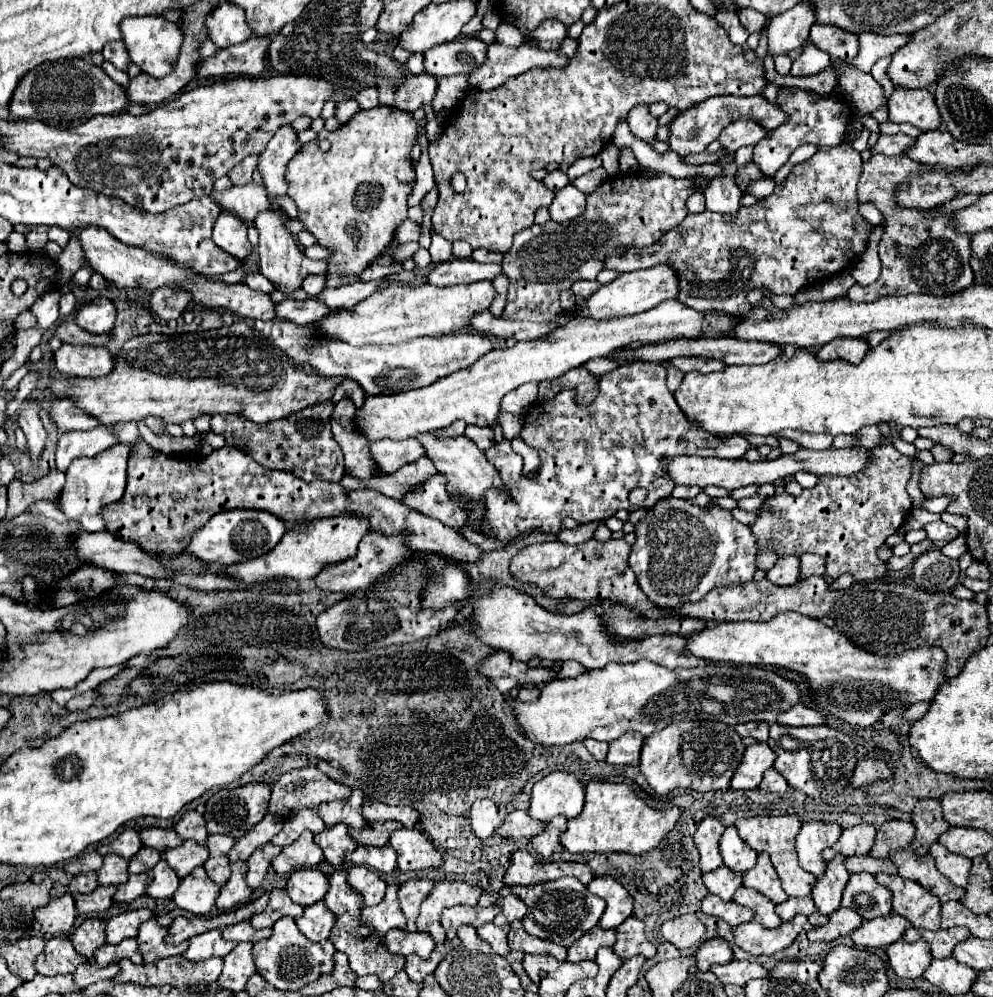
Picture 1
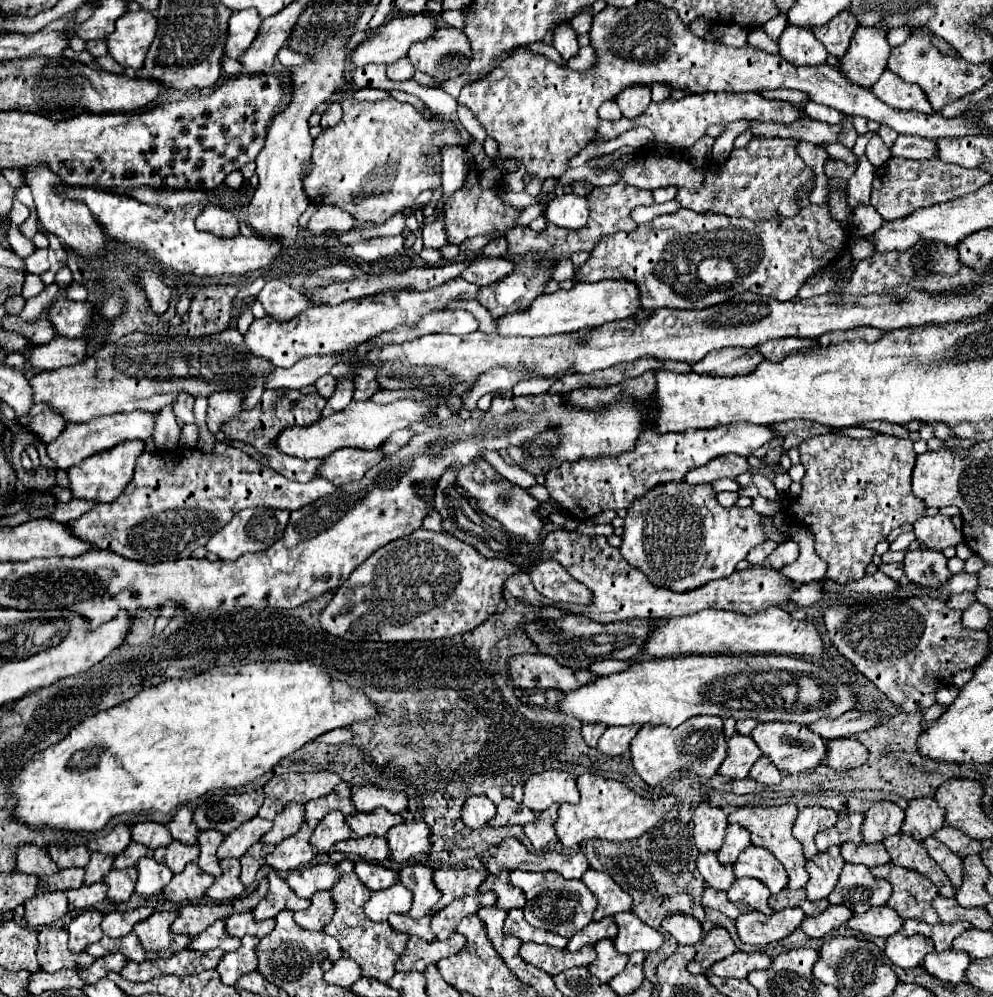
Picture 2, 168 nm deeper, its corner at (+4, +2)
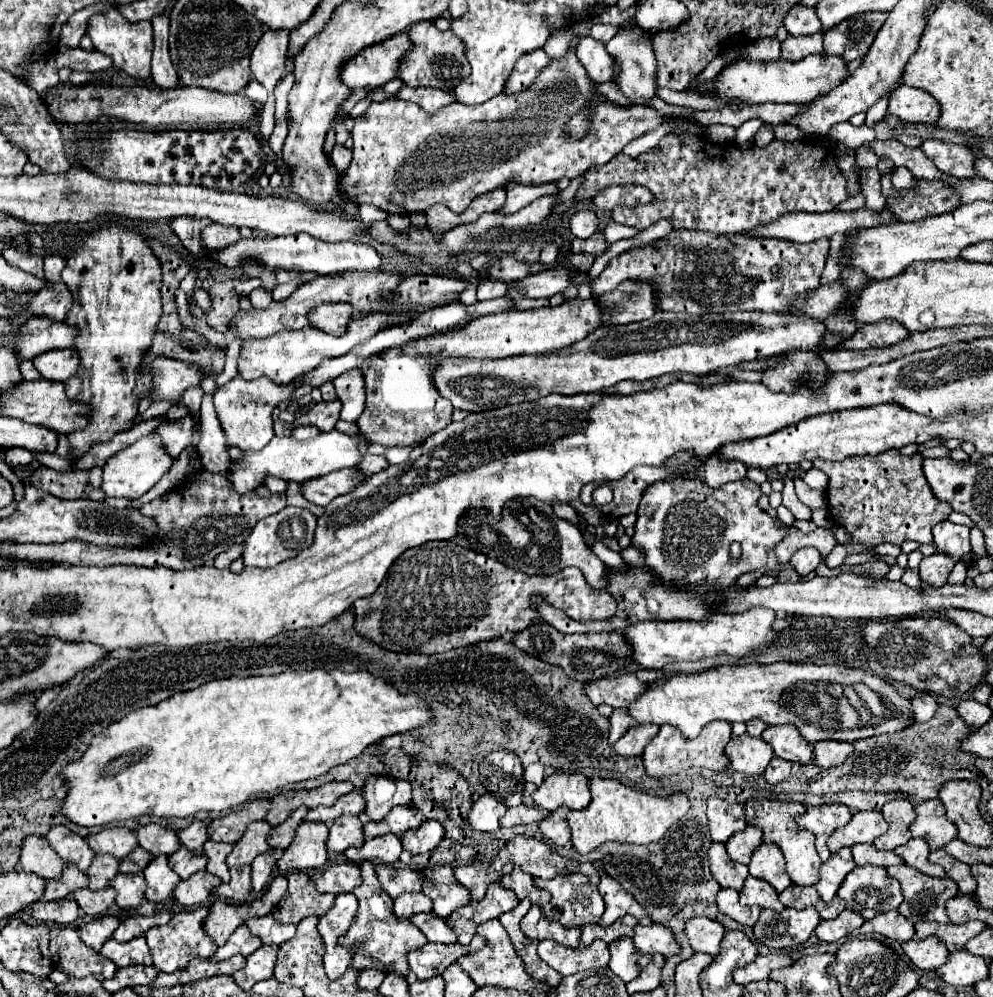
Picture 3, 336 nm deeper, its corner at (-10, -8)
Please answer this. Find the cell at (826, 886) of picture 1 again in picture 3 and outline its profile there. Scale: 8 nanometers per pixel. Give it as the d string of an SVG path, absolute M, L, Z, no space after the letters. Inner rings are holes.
M842 848L842 850L834 852L830 856L830 860L824 862L820 868L820 880L816 882L816 890L818 890L820 898L824 902L830 902L836 896L838 886L842 884L846 874L854 868L856 868L856 862L852 858L850 848Z

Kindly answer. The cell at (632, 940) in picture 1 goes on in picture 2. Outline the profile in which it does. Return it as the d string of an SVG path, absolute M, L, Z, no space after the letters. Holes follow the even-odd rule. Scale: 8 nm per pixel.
M622 912L614 916L618 924L618 936L614 940L614 948L620 954L632 954L636 950L640 952L654 952L664 944L664 936L638 920L634 912Z

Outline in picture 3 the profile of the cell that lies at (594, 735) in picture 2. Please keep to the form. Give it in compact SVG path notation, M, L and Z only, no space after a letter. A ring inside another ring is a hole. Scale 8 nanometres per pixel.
M616 708L614 714L610 716L610 744L614 744L620 736L626 734L626 730L634 728L638 722L634 722L634 718L630 718L630 714L626 714L626 708Z

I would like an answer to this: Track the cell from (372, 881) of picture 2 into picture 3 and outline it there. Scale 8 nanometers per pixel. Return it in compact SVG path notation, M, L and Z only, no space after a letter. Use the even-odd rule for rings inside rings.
M376 866L376 874L382 882L382 888L392 896L400 896L404 892L420 892L422 890L422 876L418 870L410 868L394 868L394 866Z

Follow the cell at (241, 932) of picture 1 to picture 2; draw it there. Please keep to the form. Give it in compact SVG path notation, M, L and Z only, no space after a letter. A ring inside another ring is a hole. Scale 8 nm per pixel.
M244 912L244 914L232 914L230 918L226 918L226 932L234 938L242 938L244 934L252 934L252 936L266 936L274 930L274 920L264 920L264 922L256 922L252 912Z

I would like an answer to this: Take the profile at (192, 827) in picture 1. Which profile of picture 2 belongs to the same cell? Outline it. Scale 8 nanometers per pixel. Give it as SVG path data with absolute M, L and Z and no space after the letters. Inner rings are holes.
M182 806L176 816L168 824L172 838L180 840L182 844L196 844L198 842L198 832L200 828L192 820L192 810L188 806Z

